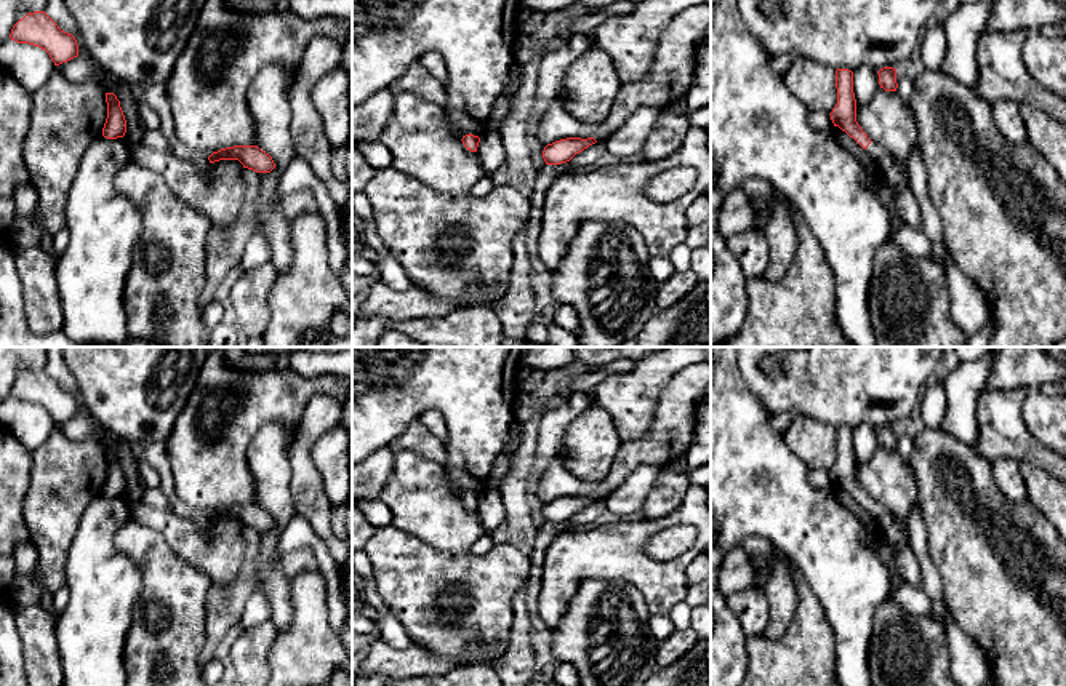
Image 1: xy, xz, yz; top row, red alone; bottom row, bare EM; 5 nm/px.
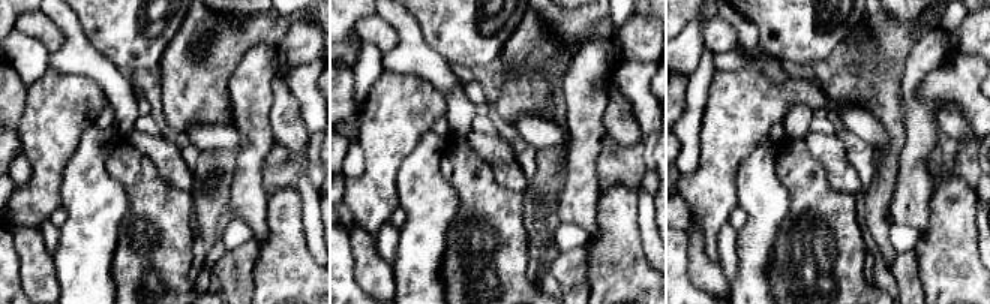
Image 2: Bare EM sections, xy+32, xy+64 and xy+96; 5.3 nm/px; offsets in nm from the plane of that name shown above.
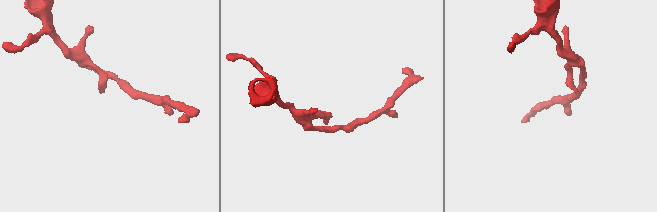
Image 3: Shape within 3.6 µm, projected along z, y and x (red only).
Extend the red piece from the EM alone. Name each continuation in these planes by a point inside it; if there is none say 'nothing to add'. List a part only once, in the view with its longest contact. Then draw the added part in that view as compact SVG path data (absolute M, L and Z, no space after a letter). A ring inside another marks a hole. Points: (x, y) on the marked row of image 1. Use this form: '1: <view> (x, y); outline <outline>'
1: yz (890, 170); outline M871 142L866 150L874 158L880 176L888 182L892 189L901 189L908 184L906 168L893 160L882 147Z

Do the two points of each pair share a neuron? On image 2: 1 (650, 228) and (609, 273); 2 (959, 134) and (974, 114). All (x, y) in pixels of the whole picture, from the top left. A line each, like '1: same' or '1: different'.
1: different
2: different

